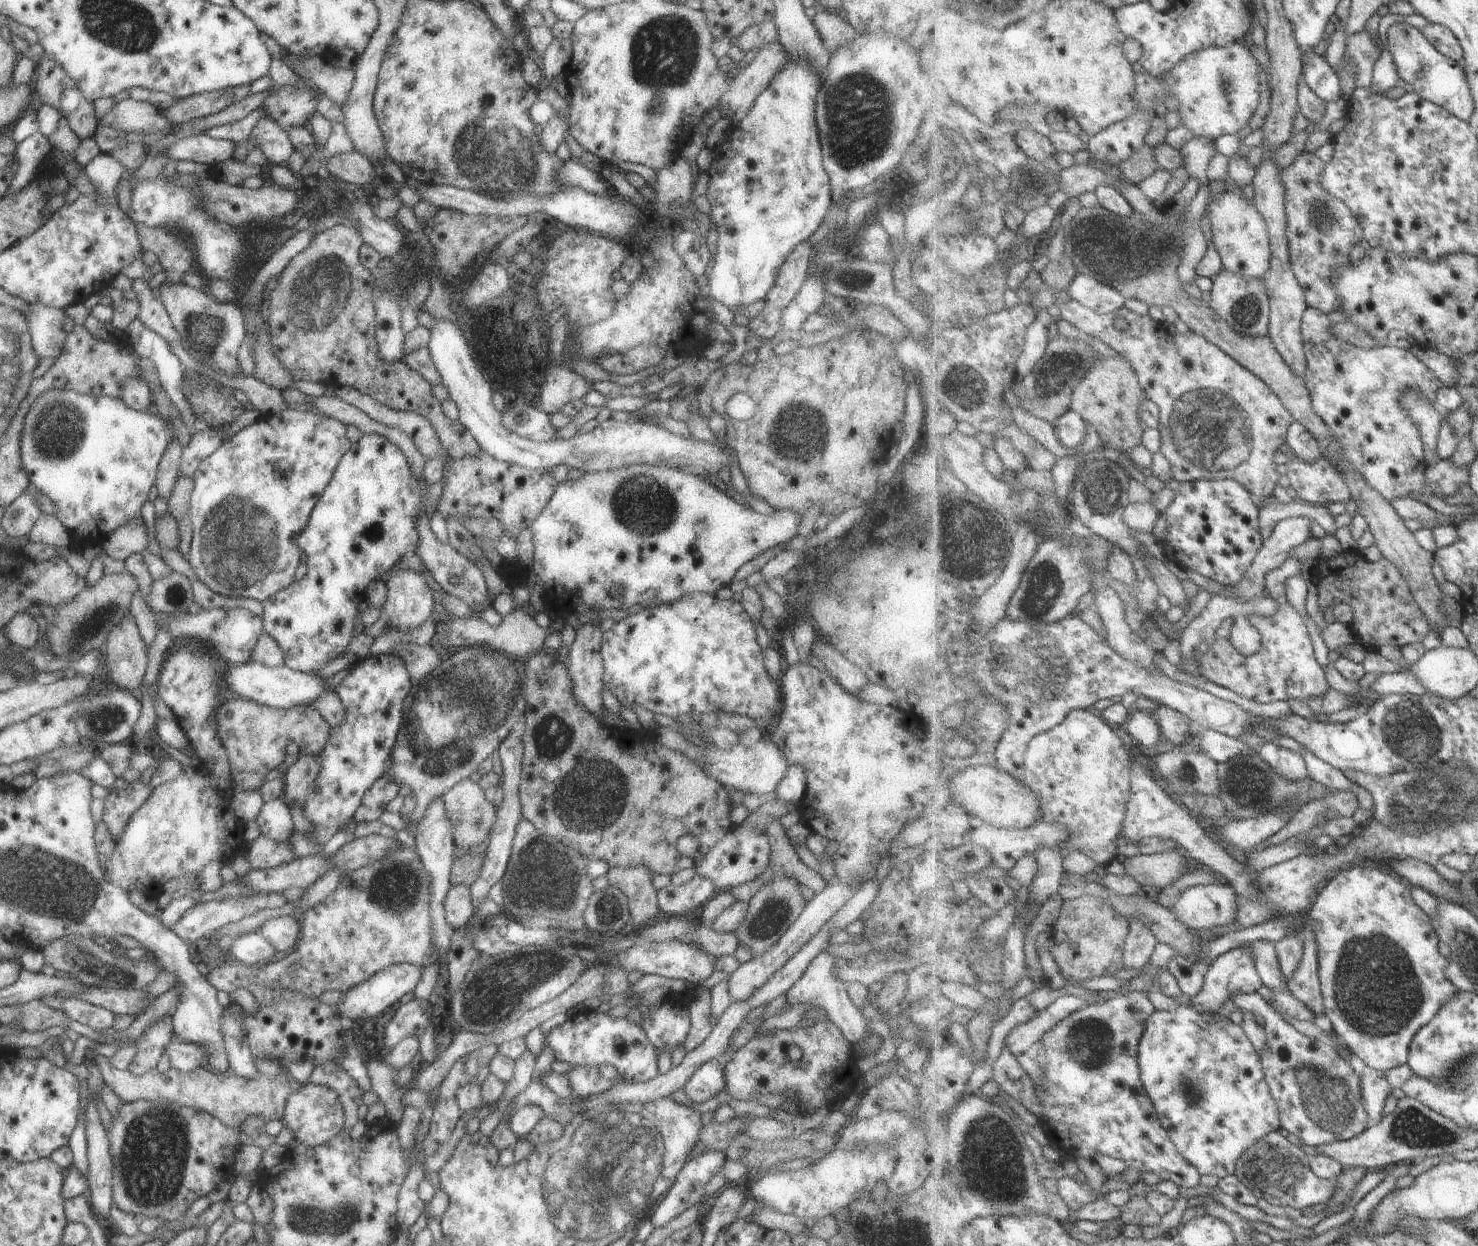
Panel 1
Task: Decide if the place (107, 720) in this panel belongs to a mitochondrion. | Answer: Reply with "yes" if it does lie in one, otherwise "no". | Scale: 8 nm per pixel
yes

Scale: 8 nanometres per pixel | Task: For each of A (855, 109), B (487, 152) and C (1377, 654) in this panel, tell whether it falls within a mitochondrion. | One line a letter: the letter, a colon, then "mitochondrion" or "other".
A: mitochondrion
B: mitochondrion
C: other

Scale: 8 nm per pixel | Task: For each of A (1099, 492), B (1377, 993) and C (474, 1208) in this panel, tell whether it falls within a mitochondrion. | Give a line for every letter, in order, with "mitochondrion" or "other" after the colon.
A: mitochondrion
B: mitochondrion
C: other

